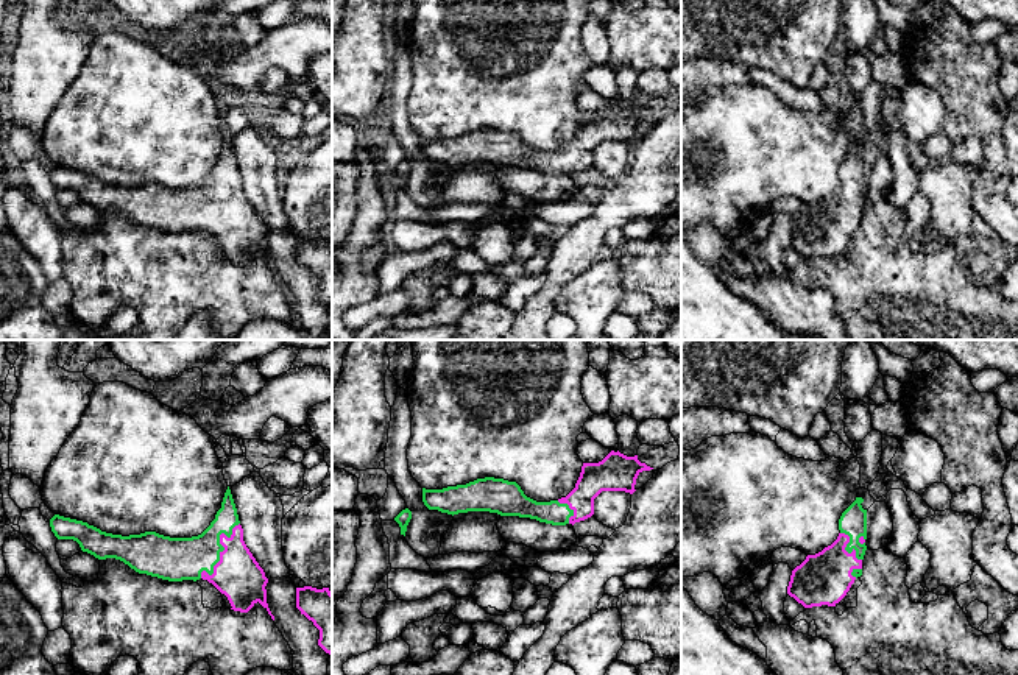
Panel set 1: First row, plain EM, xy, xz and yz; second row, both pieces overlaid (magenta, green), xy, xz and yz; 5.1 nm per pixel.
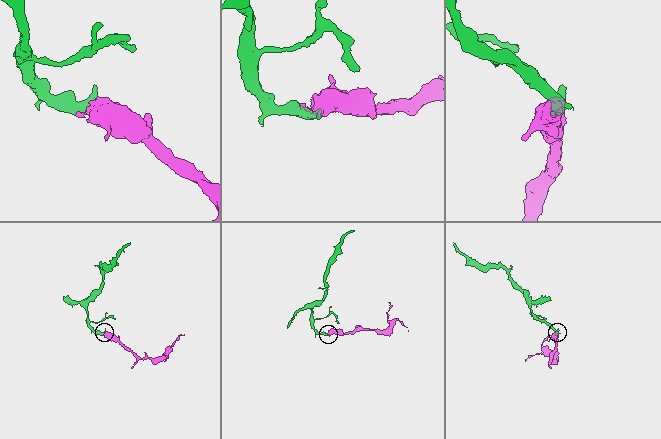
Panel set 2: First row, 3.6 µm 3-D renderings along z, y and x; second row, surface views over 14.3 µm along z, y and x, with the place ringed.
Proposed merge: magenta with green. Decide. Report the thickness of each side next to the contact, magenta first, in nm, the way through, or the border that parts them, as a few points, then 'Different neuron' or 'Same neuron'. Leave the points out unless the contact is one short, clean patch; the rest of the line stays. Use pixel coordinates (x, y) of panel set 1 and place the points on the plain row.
Thickness 240 nm (magenta) against 220 nm. Same neuron

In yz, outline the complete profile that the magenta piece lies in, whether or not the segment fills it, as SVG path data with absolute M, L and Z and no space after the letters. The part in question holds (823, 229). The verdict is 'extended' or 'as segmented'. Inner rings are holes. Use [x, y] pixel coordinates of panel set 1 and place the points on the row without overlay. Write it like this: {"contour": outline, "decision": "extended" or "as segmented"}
{"contour": "M864 150L856 151L842 164L839 170L837 190L815 206L808 206L806 210L792 221L787 245L804 259L812 257L836 257L850 242L857 228L862 226L862 210L867 201L867 161L862 159Z", "decision": "extended"}

